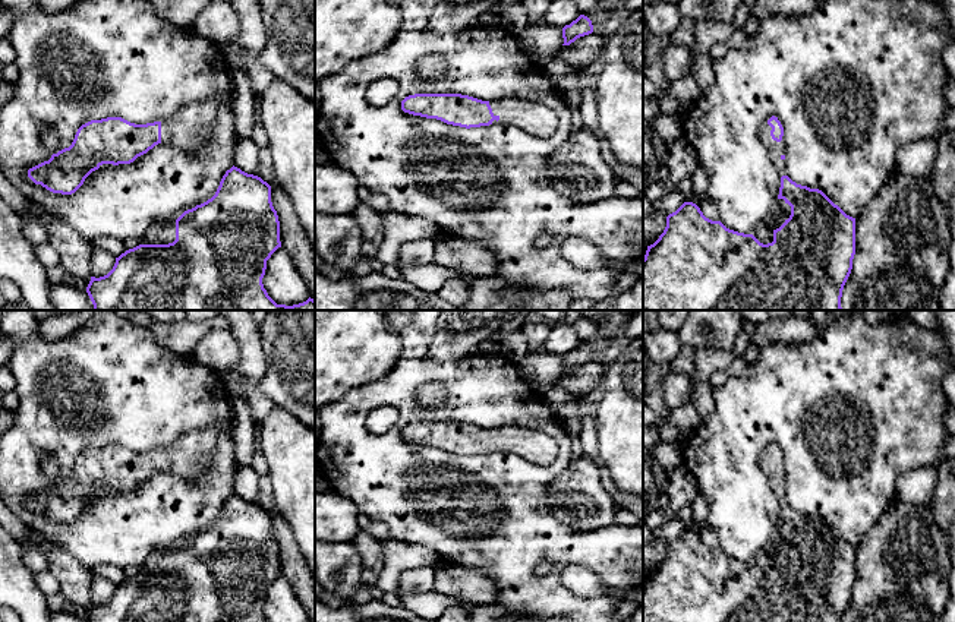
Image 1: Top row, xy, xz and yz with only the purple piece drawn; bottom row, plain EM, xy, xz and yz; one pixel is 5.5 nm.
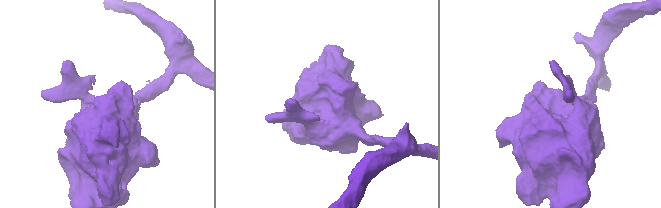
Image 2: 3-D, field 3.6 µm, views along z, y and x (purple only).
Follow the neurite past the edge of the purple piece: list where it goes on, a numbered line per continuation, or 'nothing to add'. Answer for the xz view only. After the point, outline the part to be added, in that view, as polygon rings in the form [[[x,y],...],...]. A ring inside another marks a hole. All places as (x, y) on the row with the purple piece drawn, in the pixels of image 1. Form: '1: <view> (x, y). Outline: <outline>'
1: xz (535, 119). Outline: [[[507,98],[489,101],[489,105],[494,116],[499,117],[492,124],[513,124],[539,138],[549,138],[558,129],[557,113],[542,104]]]

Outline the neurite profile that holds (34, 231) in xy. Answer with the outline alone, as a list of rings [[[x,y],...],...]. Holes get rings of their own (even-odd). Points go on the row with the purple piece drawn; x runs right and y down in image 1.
[[[40,222],[22,224],[22,234],[32,246],[48,243],[47,230]]]

